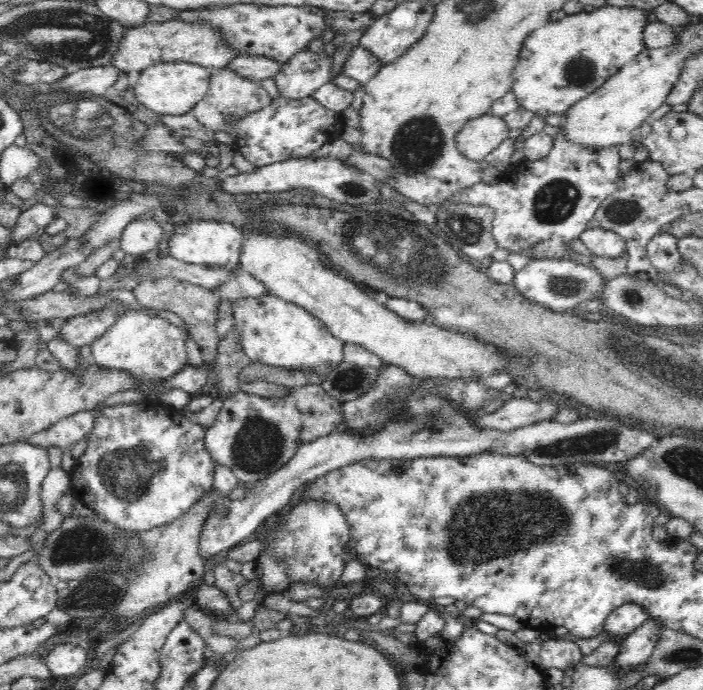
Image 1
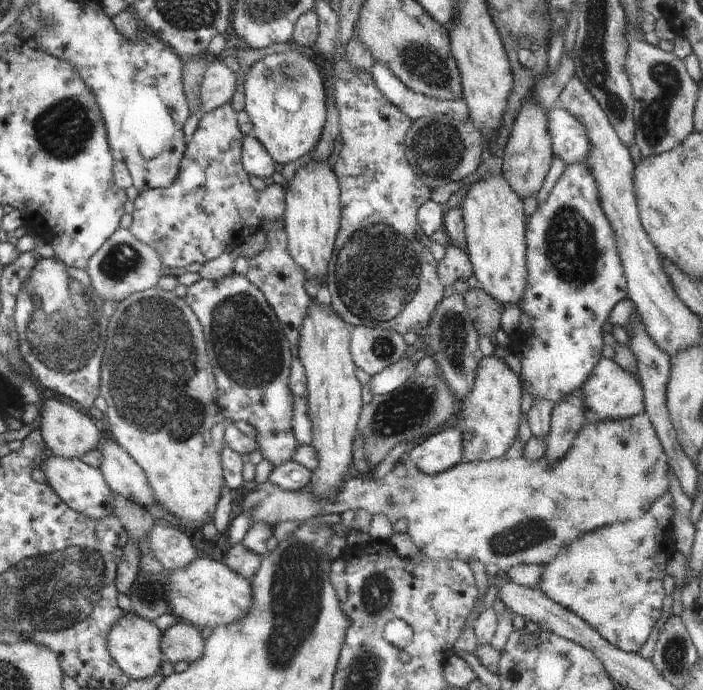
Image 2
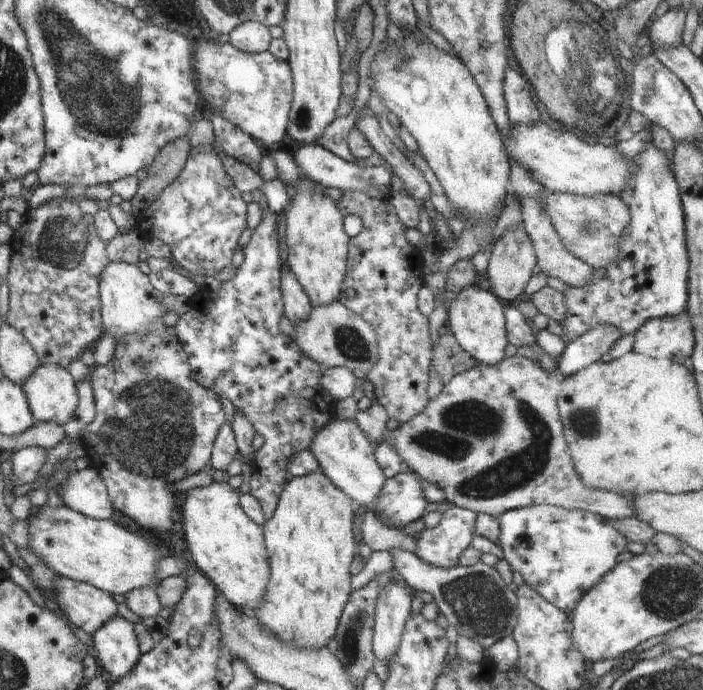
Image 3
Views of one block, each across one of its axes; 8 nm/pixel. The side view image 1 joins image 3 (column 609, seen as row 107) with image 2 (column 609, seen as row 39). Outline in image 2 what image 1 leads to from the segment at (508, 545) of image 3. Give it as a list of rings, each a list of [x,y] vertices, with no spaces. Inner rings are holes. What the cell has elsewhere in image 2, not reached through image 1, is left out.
[[[668,491],[648,512],[634,521],[623,521],[582,534],[556,554],[548,565],[542,565],[545,570],[537,588],[553,602],[559,603],[564,609],[570,610],[592,626],[592,629],[615,648],[628,653],[639,653],[655,624],[663,616],[663,600],[668,595],[663,586],[663,579],[670,556],[670,552],[665,552],[664,530],[671,524],[673,514],[673,497]]]

